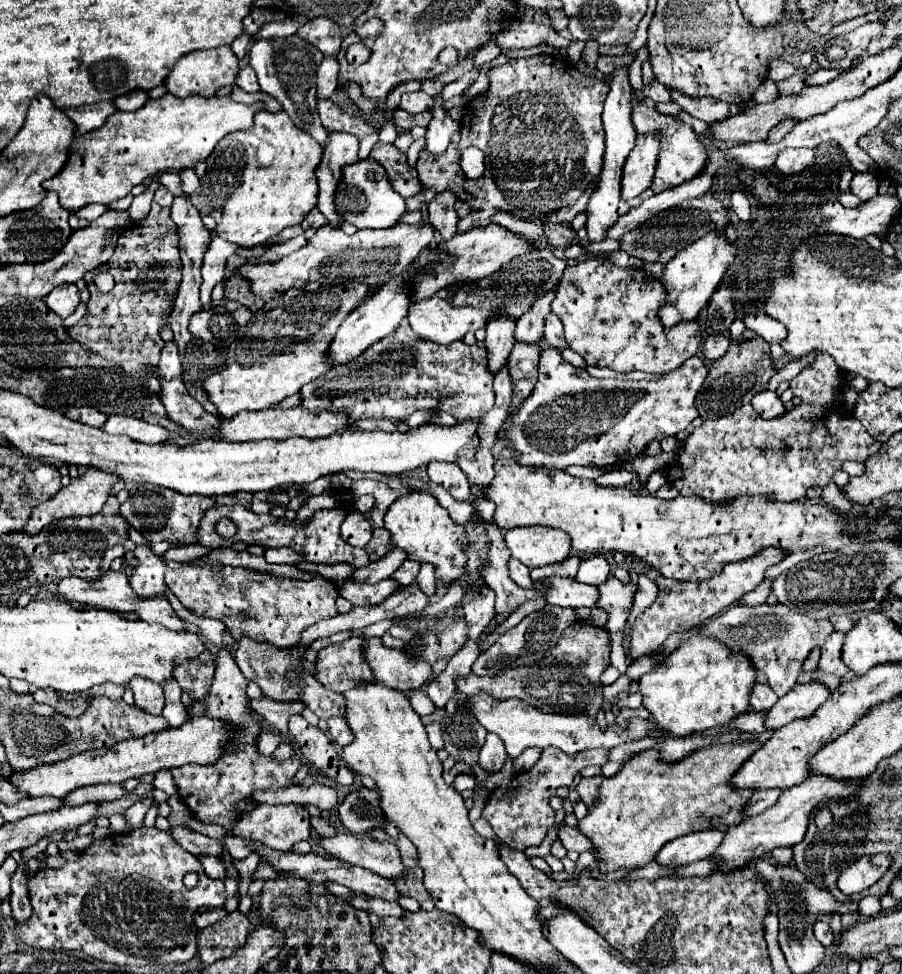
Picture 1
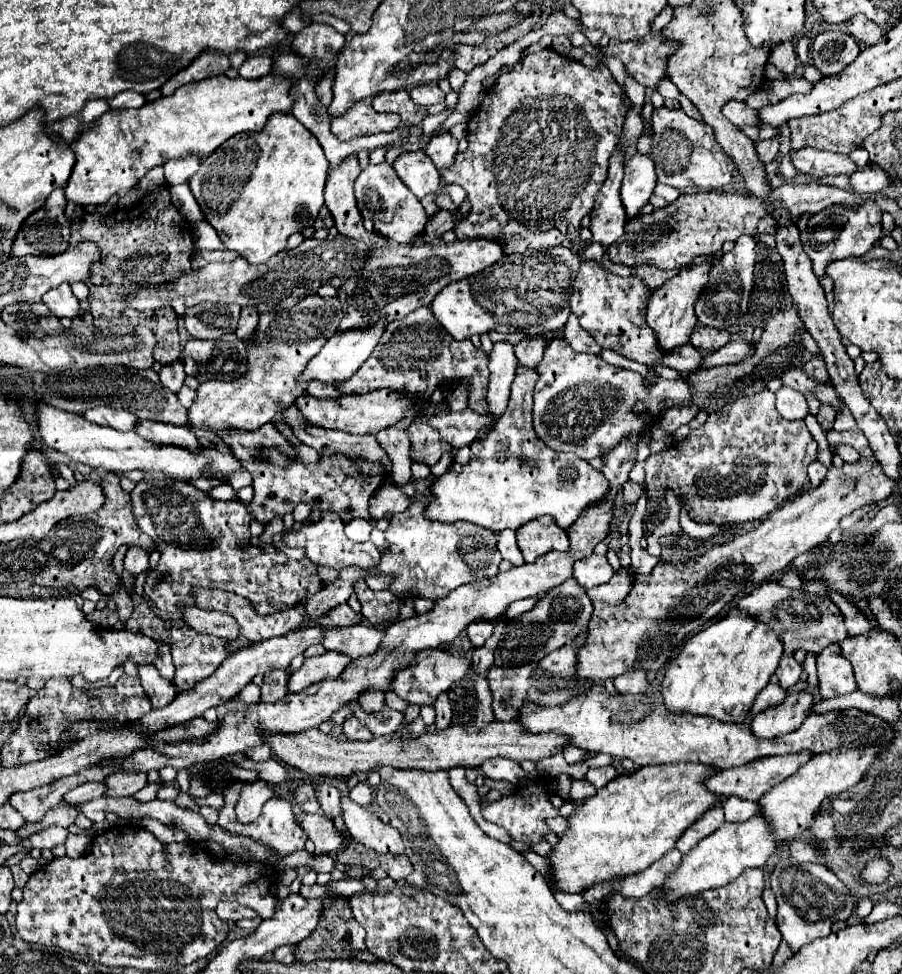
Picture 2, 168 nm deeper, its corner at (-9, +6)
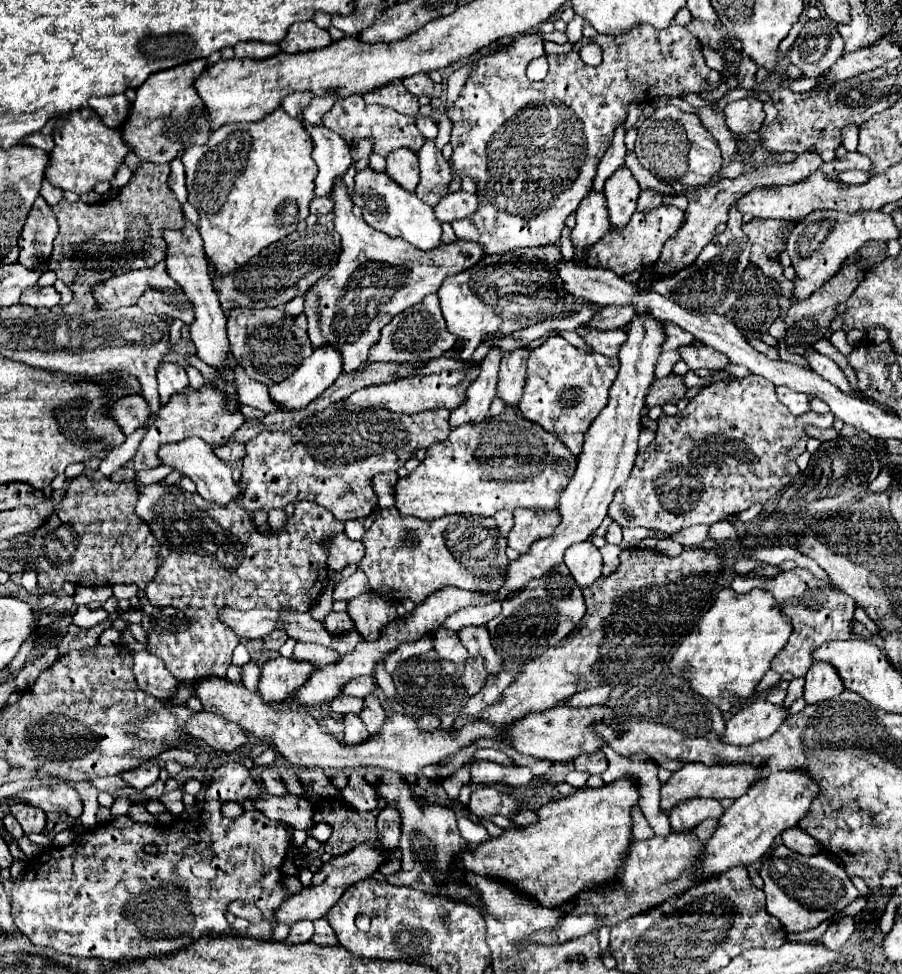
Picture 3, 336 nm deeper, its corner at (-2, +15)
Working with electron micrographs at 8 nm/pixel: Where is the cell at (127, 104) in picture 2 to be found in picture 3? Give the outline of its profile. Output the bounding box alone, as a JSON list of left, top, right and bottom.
[88,94,130,128]

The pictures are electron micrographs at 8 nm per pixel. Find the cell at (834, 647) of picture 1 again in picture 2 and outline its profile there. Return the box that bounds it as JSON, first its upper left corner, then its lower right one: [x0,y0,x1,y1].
[817,645,857,699]

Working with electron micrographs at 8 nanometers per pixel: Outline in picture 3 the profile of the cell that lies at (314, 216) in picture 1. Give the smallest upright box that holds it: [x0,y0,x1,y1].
[310,196,332,216]

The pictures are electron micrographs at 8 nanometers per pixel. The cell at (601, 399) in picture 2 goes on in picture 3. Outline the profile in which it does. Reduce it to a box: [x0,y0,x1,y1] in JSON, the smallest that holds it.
[518,336,616,436]

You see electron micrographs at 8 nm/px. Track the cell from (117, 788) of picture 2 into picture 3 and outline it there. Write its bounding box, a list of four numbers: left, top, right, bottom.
[122,761,160,790]

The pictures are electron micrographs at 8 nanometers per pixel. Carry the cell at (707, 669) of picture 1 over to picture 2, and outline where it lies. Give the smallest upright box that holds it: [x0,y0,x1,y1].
[661,609,783,723]

